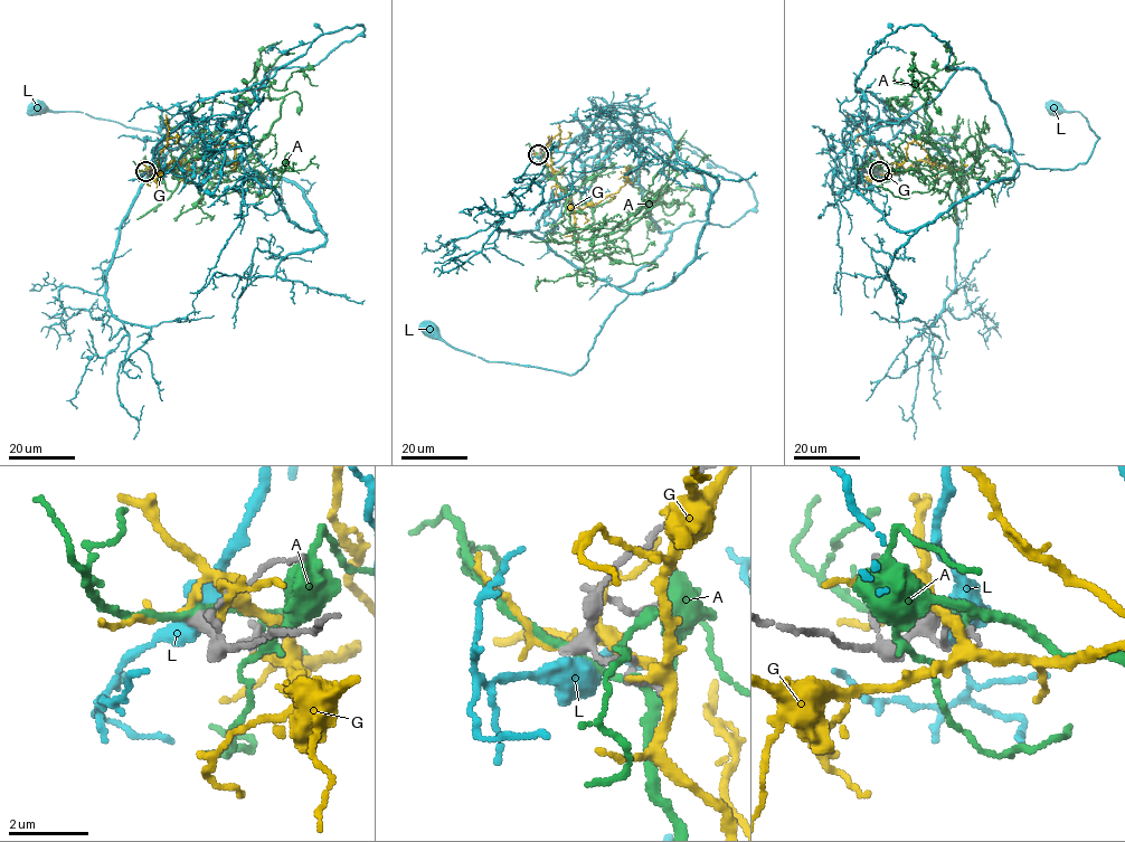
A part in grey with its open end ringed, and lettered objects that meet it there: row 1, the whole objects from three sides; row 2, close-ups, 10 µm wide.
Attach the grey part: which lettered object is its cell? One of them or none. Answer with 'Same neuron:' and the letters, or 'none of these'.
Same neuron: none of these

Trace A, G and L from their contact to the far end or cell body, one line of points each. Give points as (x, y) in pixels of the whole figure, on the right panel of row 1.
A: (879, 170), (963, 174), (928, 138), (927, 97), (918, 91), (932, 82), (939, 88), (914, 72), (917, 85)
G: (879, 170), (891, 174), (907, 170), (917, 160), (937, 163), (914, 141), (906, 150), (906, 160), (890, 169)
L: (880, 171), (871, 119), (946, 143), (962, 172), (989, 147), (1071, 170), (1099, 138), (1080, 112), (1055, 107)

